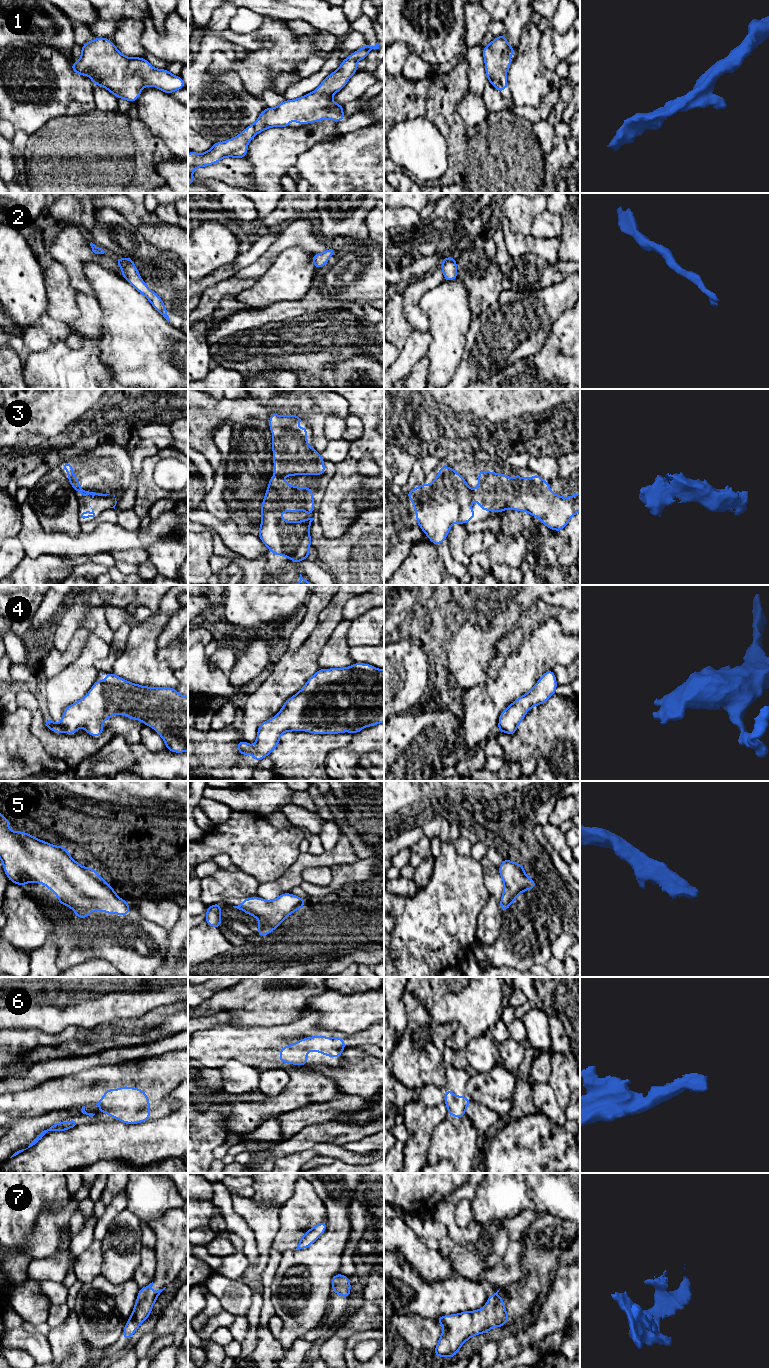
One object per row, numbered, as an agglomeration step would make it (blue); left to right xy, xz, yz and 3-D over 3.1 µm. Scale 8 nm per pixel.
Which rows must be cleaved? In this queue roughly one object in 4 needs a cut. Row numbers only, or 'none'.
none

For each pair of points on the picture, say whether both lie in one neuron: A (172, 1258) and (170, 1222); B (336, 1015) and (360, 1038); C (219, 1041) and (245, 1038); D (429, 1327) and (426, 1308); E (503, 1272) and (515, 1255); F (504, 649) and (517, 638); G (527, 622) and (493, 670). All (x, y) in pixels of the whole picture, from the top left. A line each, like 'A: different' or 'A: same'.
A: same
B: different
C: same
D: different
E: same
F: same
G: same

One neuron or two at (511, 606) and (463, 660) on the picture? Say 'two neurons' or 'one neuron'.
one neuron

